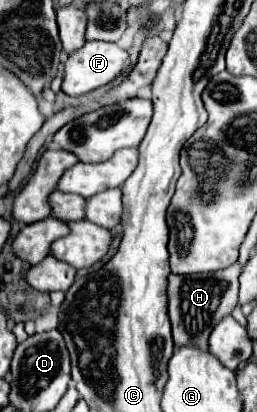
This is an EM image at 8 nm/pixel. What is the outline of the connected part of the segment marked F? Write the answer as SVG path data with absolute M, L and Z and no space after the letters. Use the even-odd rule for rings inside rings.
M87 42L65 62L63 92L83 96L111 84L129 66L129 54L111 42Z

